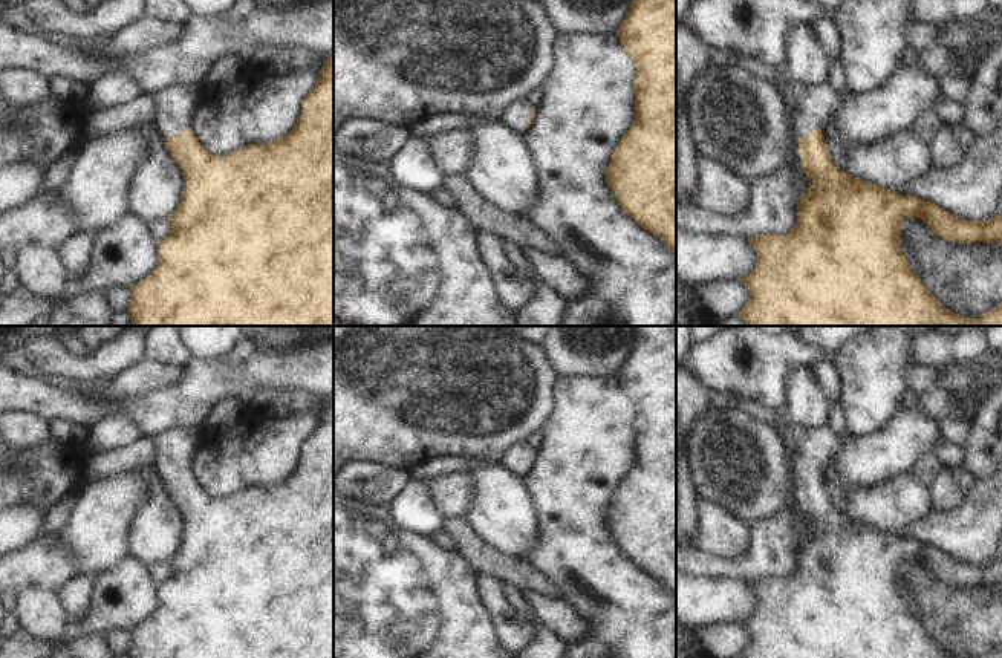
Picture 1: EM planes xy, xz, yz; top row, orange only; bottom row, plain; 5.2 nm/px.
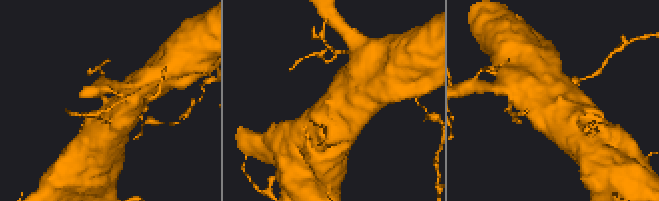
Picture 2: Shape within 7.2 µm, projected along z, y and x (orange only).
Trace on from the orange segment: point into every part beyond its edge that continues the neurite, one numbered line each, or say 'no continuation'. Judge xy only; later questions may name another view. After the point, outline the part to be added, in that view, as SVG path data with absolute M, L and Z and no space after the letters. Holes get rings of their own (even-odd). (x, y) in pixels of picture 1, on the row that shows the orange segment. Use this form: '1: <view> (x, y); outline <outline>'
1: xy (175, 106); outline M200 81L190 86L168 87L156 92L155 121L158 132L171 136L191 129L191 116L197 107Z

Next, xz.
1: xz (514, 117); outline M516 101L512 103L502 115L500 115L500 121L503 124L506 124L508 127L511 127L514 132L517 132L519 135L525 135L526 133L526 118L532 115L532 107L525 101Z

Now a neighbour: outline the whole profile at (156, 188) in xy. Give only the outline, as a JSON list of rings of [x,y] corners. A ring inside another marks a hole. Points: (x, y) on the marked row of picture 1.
[[[153,122],[129,130],[139,133],[150,145],[130,184],[129,213],[147,223],[168,219],[177,208],[185,187],[181,165],[165,147],[167,136],[159,133]]]

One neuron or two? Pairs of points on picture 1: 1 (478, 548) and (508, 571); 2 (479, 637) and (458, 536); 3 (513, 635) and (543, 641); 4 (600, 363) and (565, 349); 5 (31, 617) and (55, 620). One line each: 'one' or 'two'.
1: one
2: two
3: two
4: one
5: one

